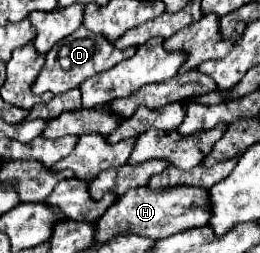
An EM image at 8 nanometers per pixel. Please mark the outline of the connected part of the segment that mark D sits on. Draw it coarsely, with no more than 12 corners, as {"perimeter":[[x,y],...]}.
{"perimeter":[[83,26],[57,42],[33,94],[65,94],[131,58]]}

